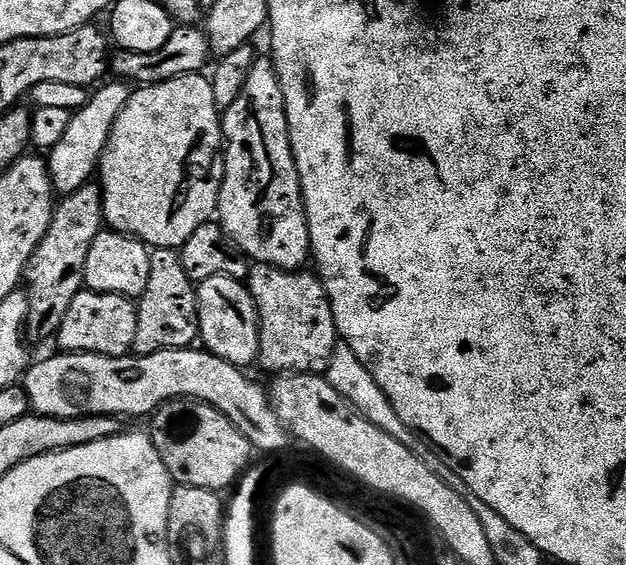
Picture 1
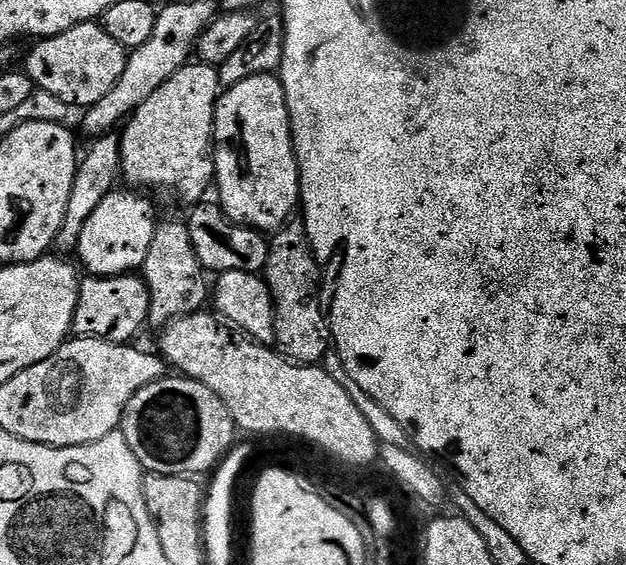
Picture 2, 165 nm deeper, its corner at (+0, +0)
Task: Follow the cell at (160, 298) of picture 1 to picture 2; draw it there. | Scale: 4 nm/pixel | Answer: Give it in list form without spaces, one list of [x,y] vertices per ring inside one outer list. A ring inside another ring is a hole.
[[[161,219],[154,230],[154,238],[150,241],[150,250],[146,253],[146,262],[142,269],[144,280],[152,295],[148,324],[163,330],[166,325],[173,324],[178,318],[201,311],[210,300],[209,273],[198,262],[198,254],[194,254],[194,246],[190,240],[190,230],[183,219]]]

